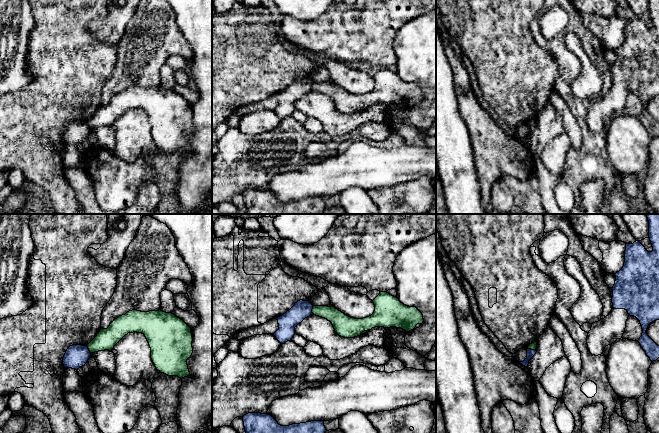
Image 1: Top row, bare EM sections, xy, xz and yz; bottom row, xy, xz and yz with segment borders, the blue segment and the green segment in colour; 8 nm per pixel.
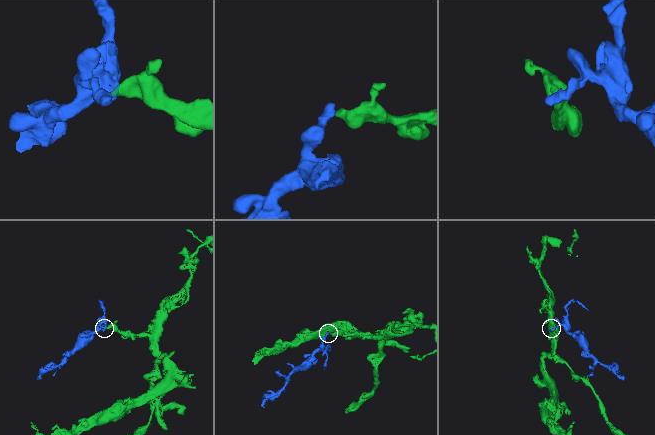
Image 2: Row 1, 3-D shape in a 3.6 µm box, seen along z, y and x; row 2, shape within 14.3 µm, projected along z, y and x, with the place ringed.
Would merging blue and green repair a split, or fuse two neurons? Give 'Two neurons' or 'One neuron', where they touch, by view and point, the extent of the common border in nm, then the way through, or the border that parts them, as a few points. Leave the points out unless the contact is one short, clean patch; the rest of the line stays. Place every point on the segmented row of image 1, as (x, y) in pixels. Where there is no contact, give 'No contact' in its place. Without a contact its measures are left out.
Two neurons. Touches blue at xz (311, 310). Shared border 60 nm. Boundary: xz (313, 306), (312, 313)

